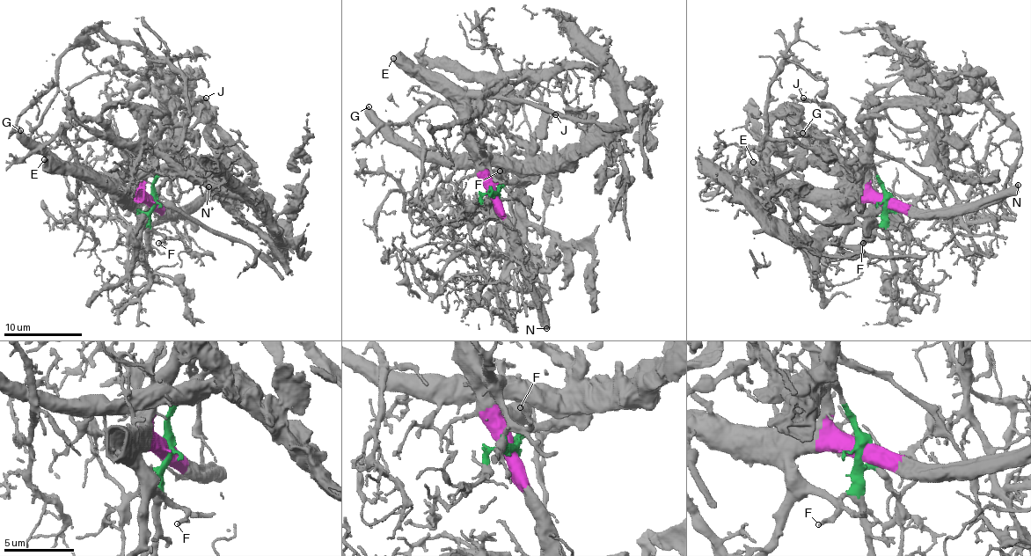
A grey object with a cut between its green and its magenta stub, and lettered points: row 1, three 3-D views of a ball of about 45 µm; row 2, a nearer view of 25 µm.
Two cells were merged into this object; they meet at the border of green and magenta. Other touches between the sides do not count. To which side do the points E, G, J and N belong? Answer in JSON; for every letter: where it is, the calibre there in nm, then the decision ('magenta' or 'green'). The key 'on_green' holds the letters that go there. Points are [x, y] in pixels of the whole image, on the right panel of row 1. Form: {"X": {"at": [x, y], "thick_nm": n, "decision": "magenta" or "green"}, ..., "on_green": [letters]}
{"E": {"at": [753, 162], "thick_nm": 550, "decision": "magenta"}, "G": {"at": [802, 133], "thick_nm": 460, "decision": "green"}, "J": {"at": [803, 98], "thick_nm": 320, "decision": "magenta"}, "N": {"at": [1018, 185], "thick_nm": 550, "decision": "magenta"}, "on_green": ["G"]}

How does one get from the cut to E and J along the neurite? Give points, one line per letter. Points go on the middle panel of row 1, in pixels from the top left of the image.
E: (497, 193), (474, 125), (424, 80), (405, 72), (392, 58)
J: (497, 193), (487, 184), (488, 178), (493, 176), (514, 153), (530, 151), (534, 135), (556, 114)

